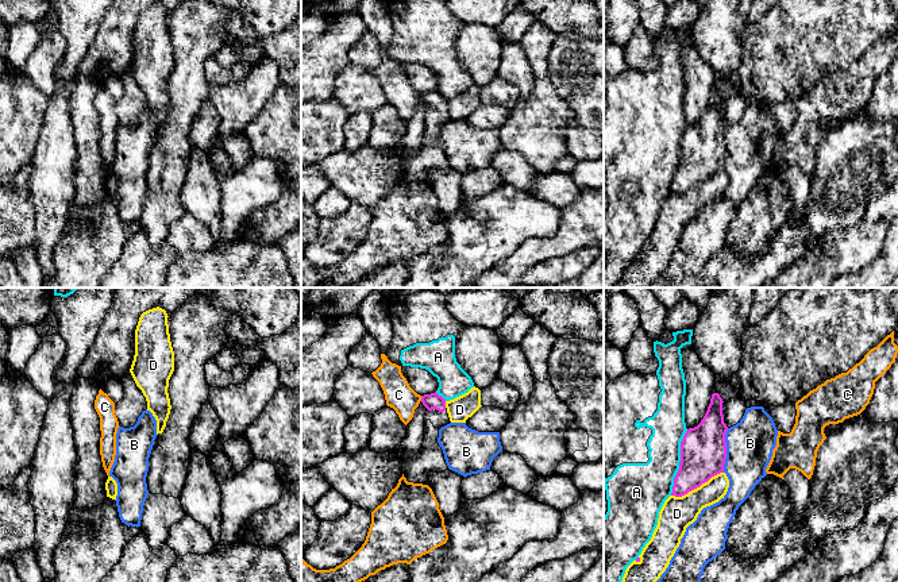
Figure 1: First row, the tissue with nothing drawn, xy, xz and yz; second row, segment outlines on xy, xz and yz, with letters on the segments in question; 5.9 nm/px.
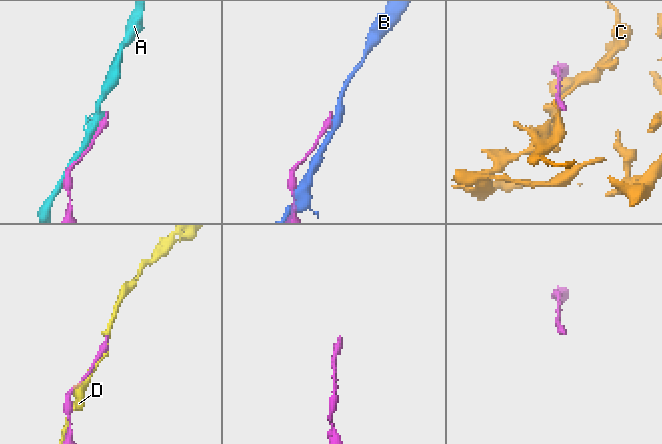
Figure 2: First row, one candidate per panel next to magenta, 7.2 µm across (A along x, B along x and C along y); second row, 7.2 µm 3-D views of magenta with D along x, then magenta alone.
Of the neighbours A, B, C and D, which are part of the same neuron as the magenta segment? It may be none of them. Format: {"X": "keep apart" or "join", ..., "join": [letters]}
{"A": "keep apart", "B": "keep apart", "C": "keep apart", "D": "keep apart", "join": []}

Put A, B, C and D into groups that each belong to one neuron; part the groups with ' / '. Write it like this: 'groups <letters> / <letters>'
groups A / B / C / D

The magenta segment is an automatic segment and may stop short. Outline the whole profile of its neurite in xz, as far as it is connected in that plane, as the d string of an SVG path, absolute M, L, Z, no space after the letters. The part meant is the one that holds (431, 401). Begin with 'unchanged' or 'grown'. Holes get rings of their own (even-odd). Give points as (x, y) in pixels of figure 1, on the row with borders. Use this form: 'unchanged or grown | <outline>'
grown | M436 392L421 396L427 408L424 415L424 443L421 450L409 459L402 459L402 474L408 482L429 486L433 473L448 470L442 447L438 443L439 429L450 424L446 400Z

